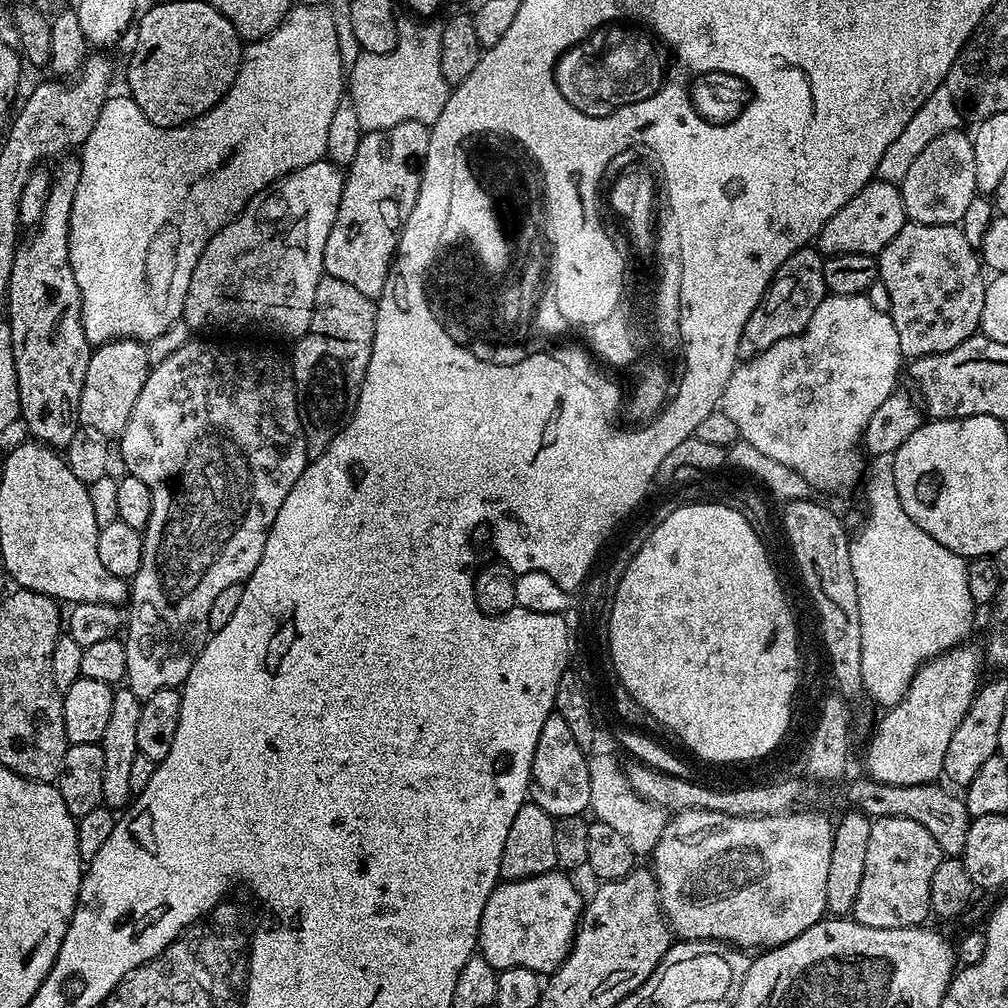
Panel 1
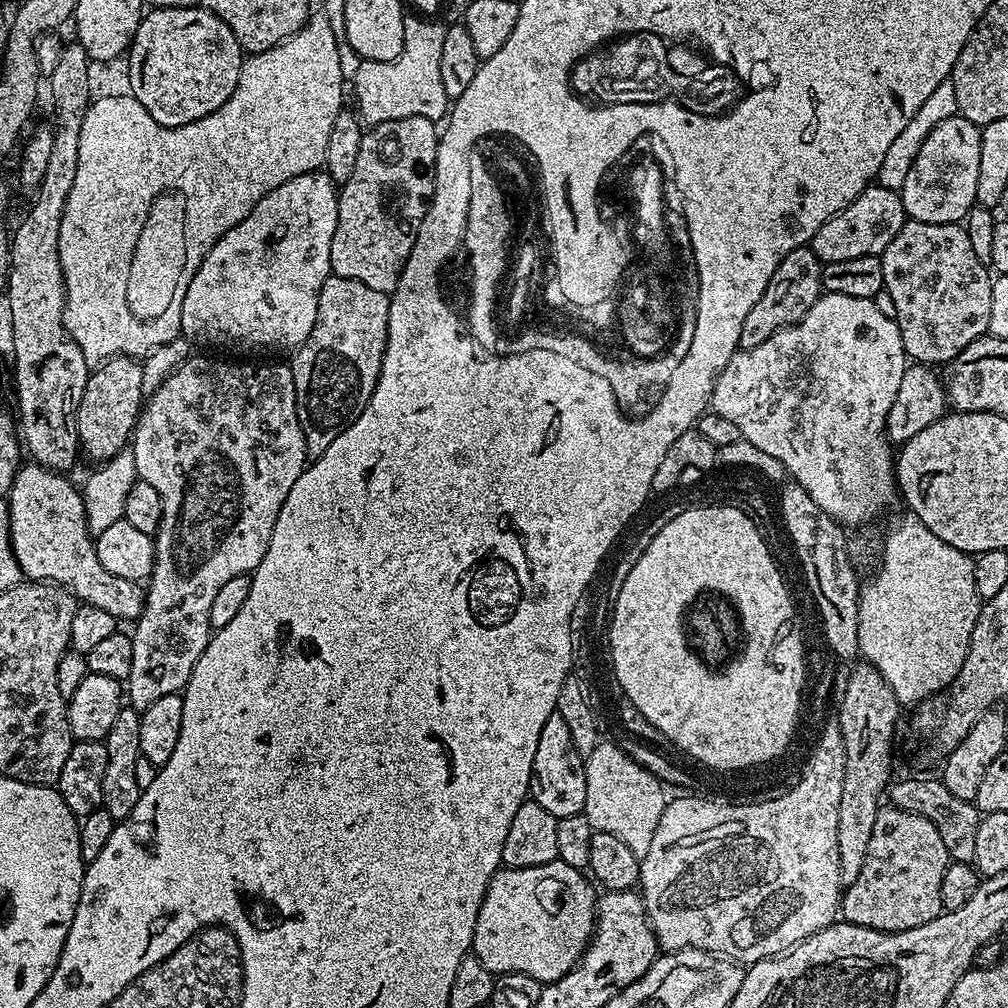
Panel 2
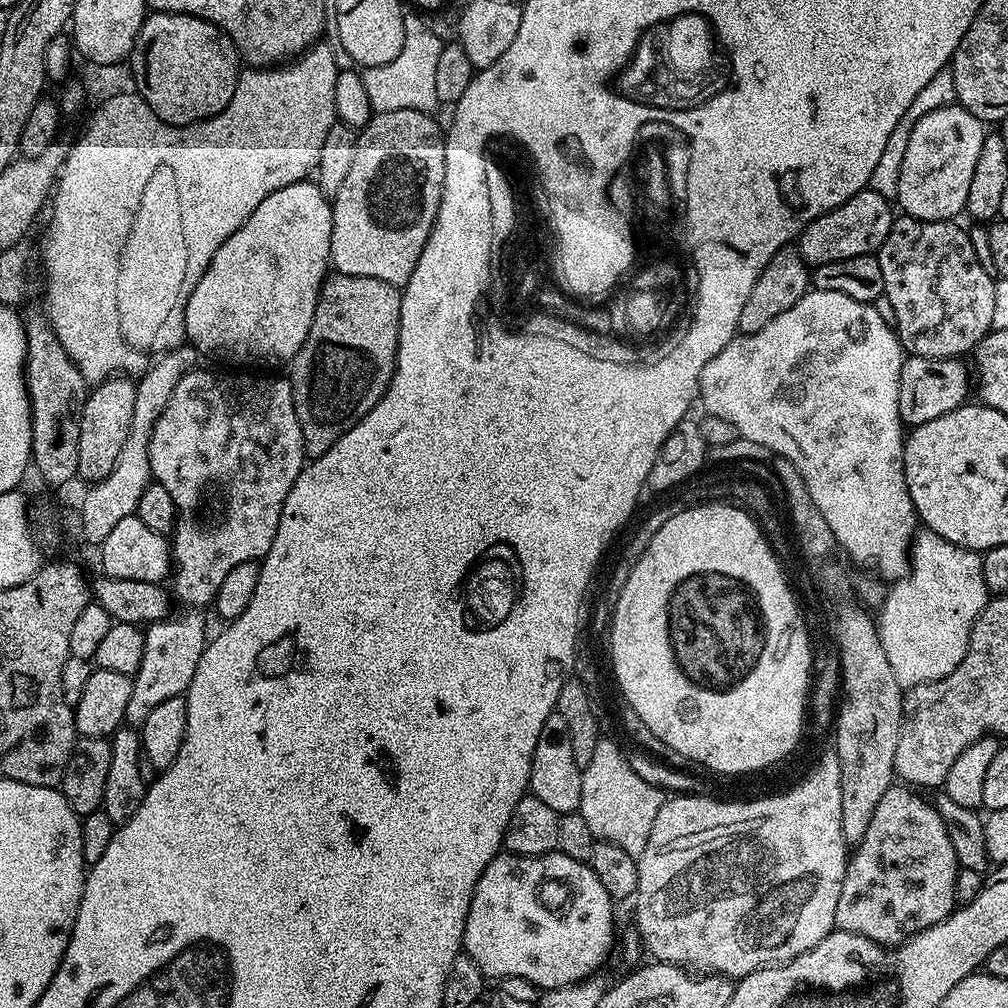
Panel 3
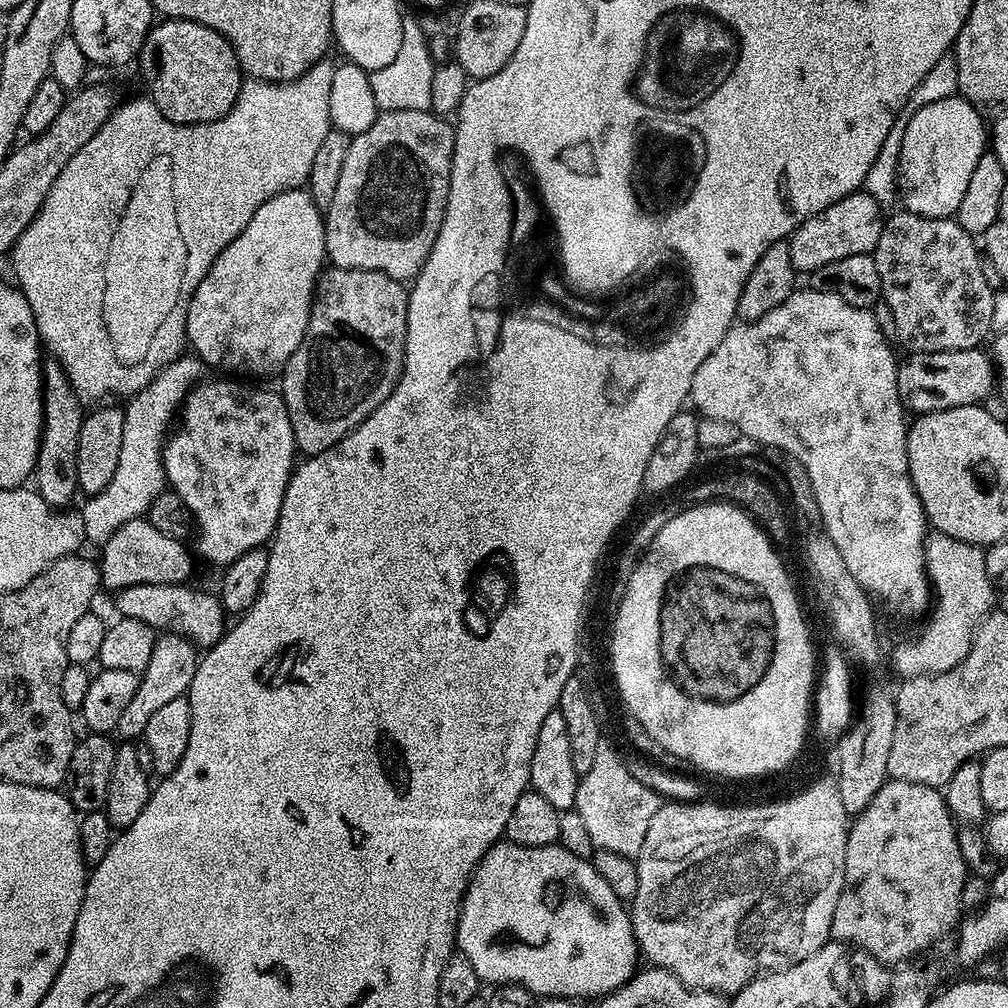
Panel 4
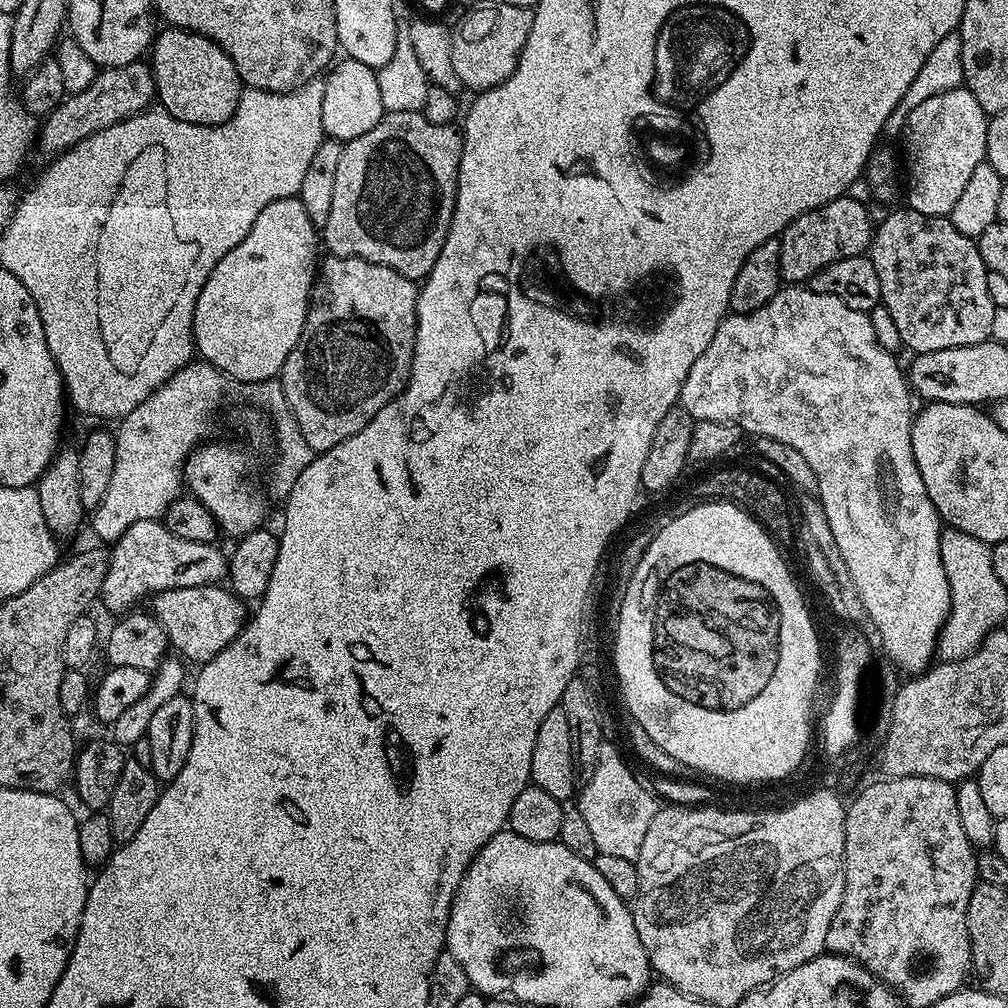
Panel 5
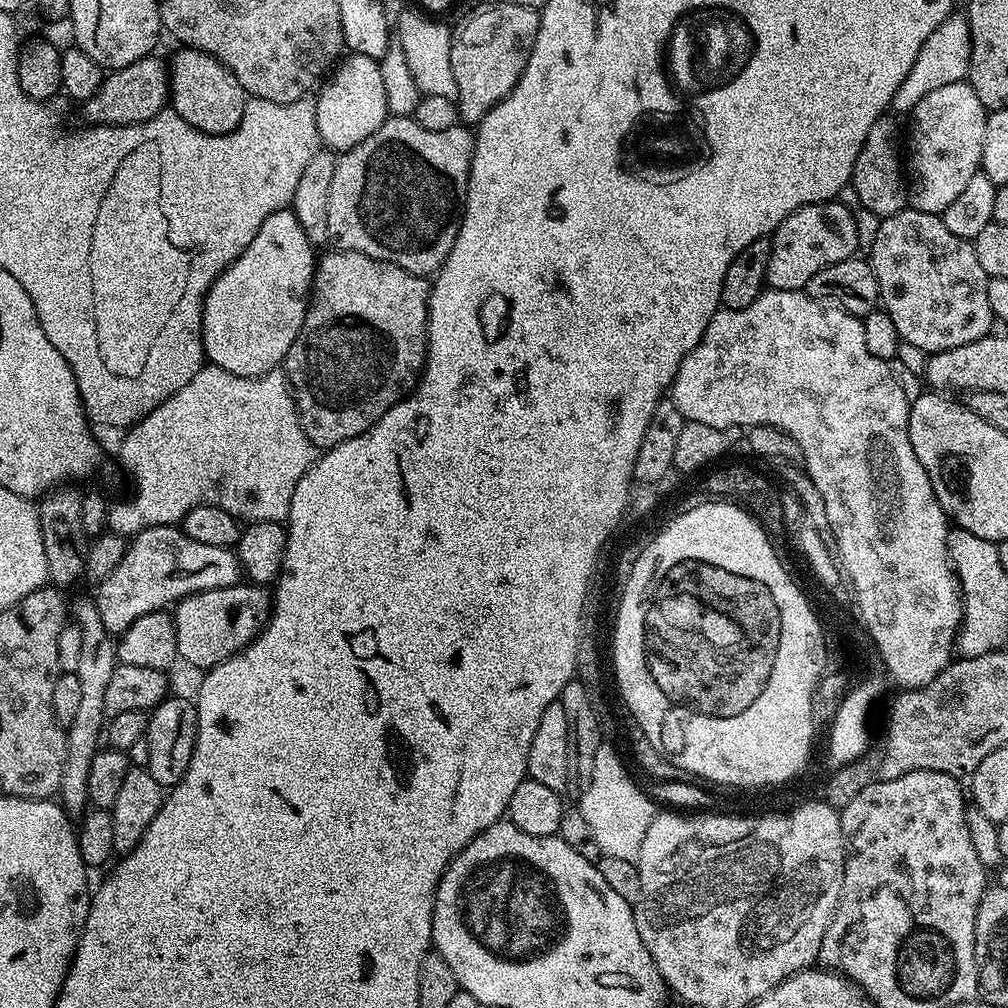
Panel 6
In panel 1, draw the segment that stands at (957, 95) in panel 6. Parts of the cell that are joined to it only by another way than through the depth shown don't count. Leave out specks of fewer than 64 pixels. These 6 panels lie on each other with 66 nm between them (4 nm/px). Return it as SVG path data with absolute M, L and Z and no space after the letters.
M964 130L947 132L934 138L914 163L906 170L906 178L898 185L904 203L904 215L913 224L955 224L966 214L966 206L978 195L974 182L974 146L972 137Z

